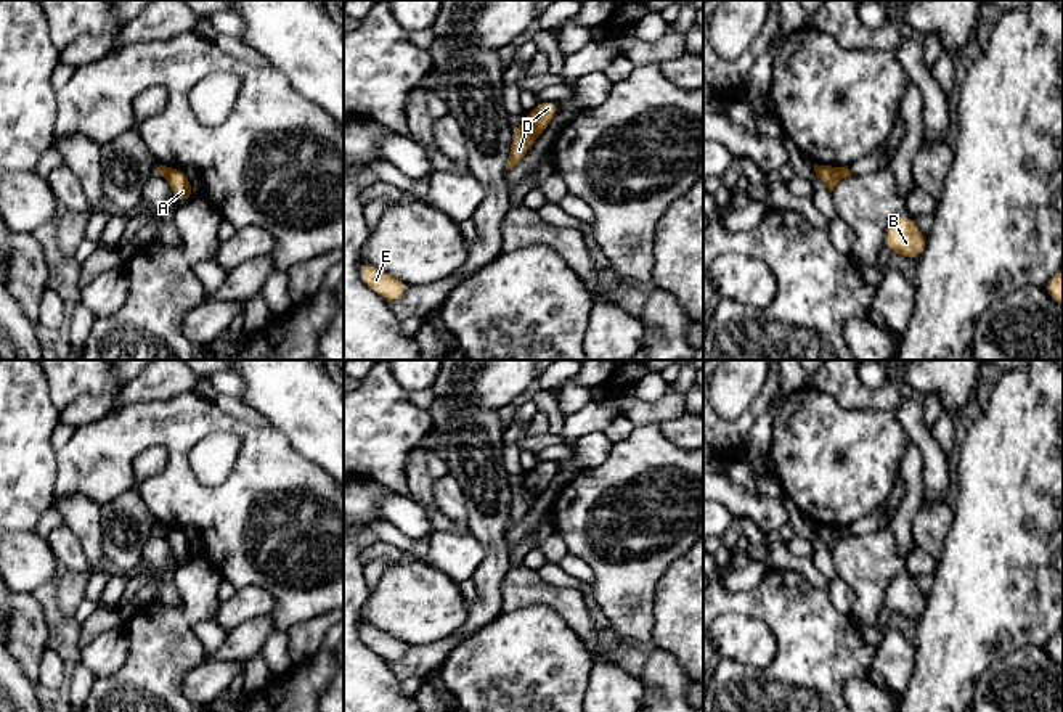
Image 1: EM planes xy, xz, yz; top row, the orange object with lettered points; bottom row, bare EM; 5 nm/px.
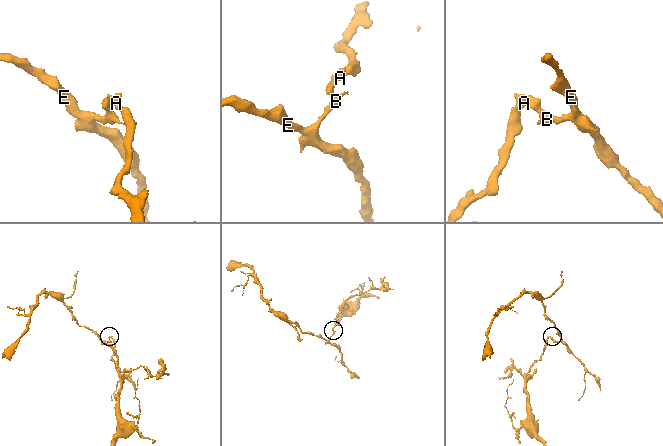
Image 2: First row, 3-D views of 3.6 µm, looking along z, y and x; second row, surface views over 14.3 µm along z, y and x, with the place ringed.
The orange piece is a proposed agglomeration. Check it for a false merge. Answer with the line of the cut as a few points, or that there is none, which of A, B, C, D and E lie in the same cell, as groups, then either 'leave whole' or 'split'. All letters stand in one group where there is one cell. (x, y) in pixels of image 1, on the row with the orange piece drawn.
cut in xz along (522, 126), (535, 137); A C / B D E; split

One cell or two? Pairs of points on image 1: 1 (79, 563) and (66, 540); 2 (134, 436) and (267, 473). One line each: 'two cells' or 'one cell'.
1: one cell
2: one cell

